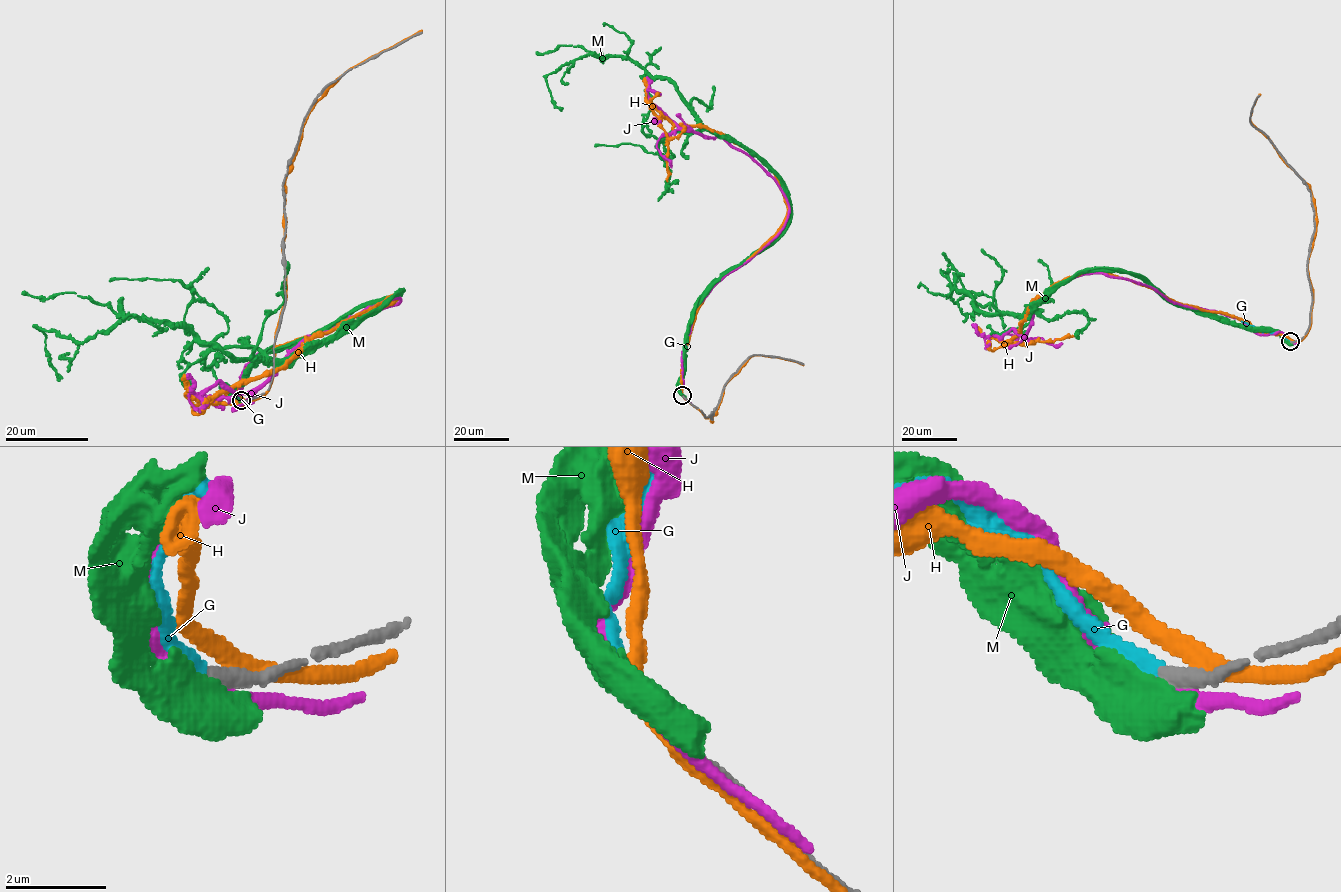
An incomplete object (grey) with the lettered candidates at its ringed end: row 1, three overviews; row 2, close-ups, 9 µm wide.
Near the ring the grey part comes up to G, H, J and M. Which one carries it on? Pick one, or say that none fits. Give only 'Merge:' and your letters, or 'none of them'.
Merge: G

